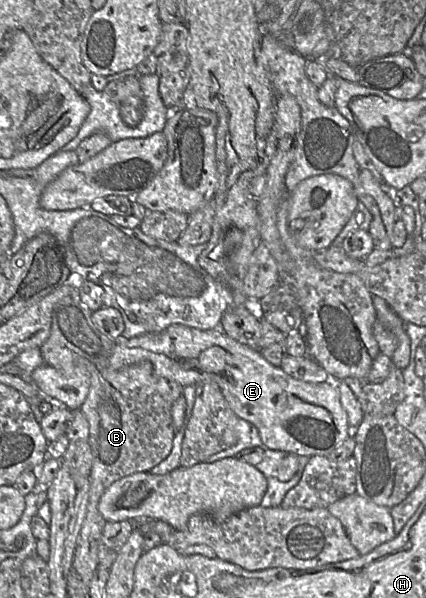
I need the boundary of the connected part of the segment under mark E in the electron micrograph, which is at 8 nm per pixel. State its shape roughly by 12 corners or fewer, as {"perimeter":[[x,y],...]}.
{"perimeter":[[220,329],[120,336],[183,387],[215,382],[265,449],[327,456],[353,432],[334,381],[309,383]]}

